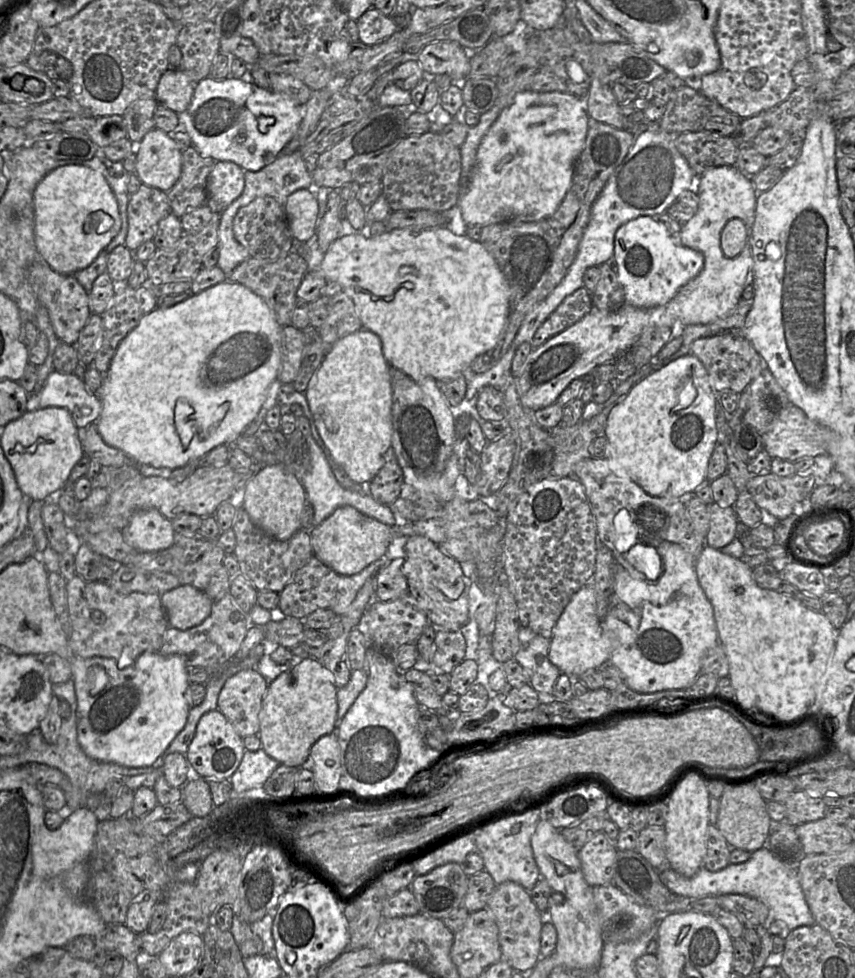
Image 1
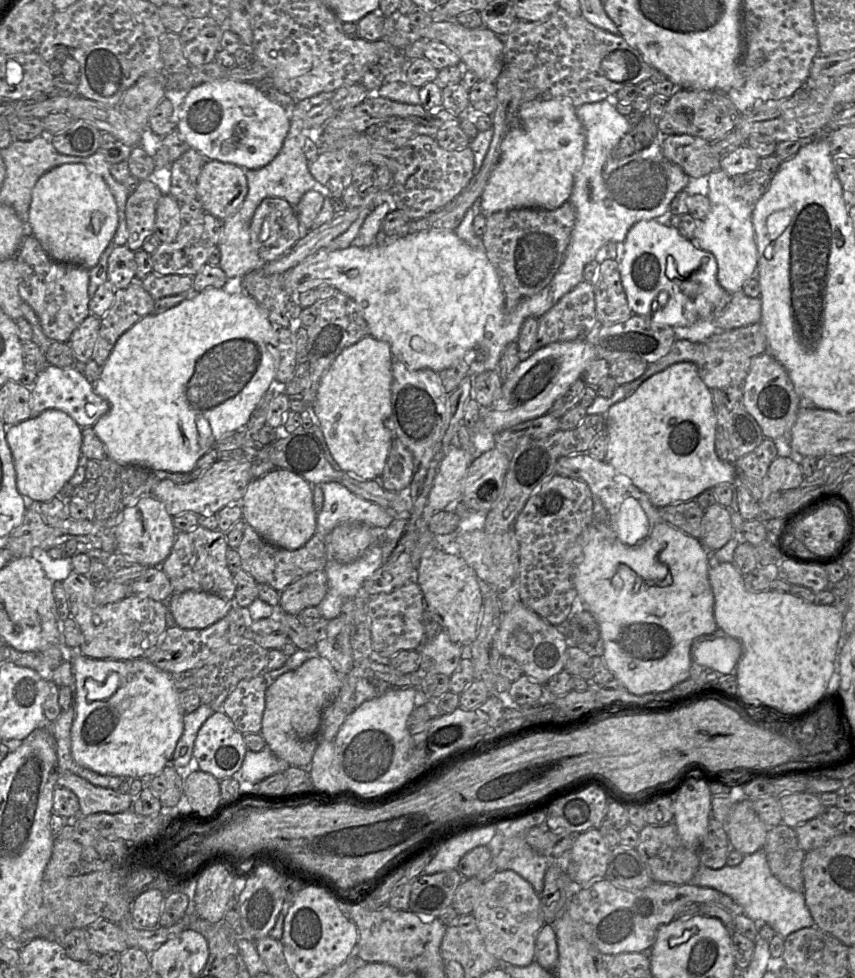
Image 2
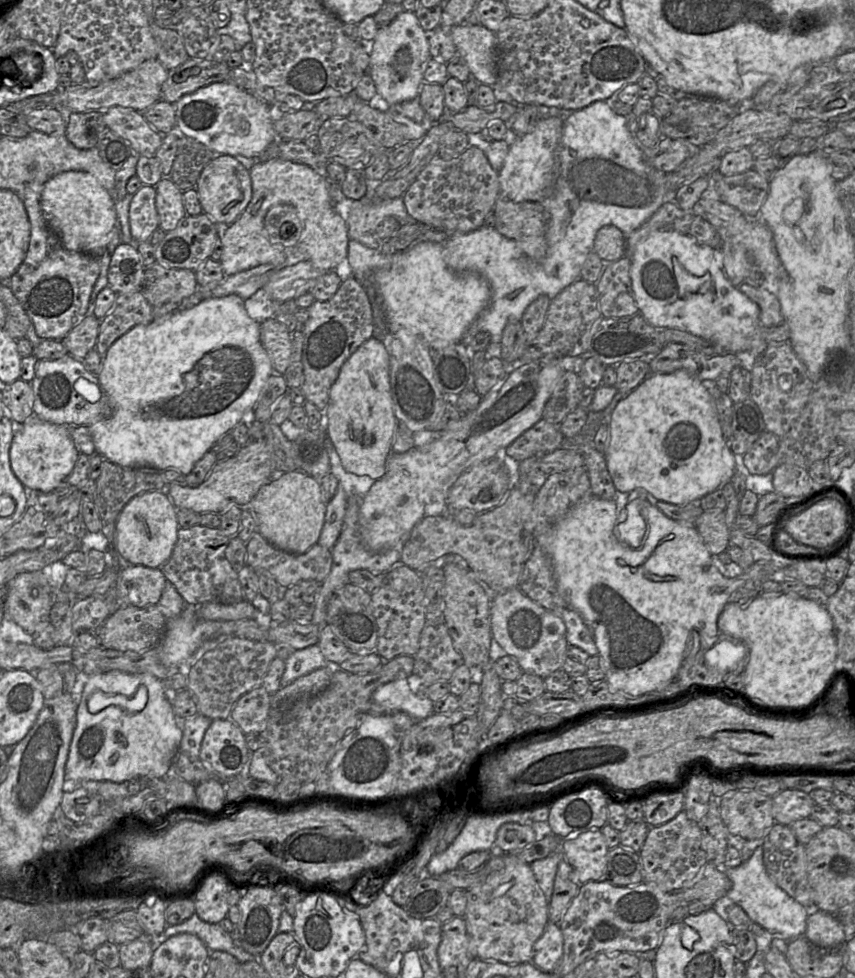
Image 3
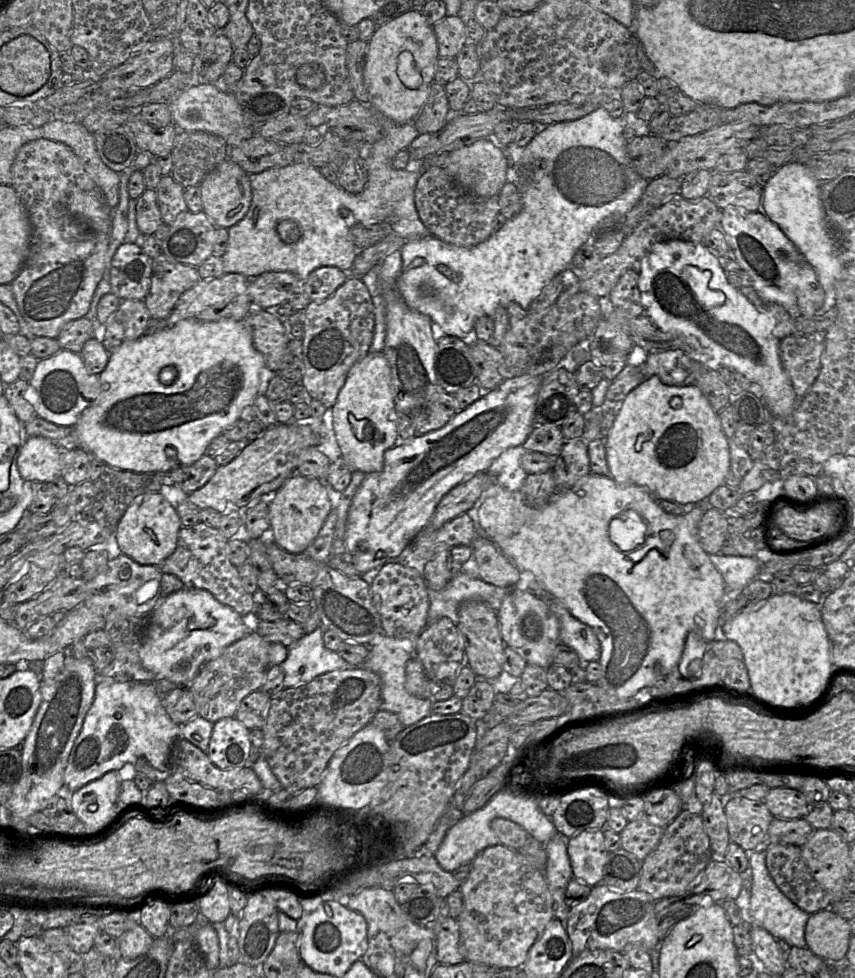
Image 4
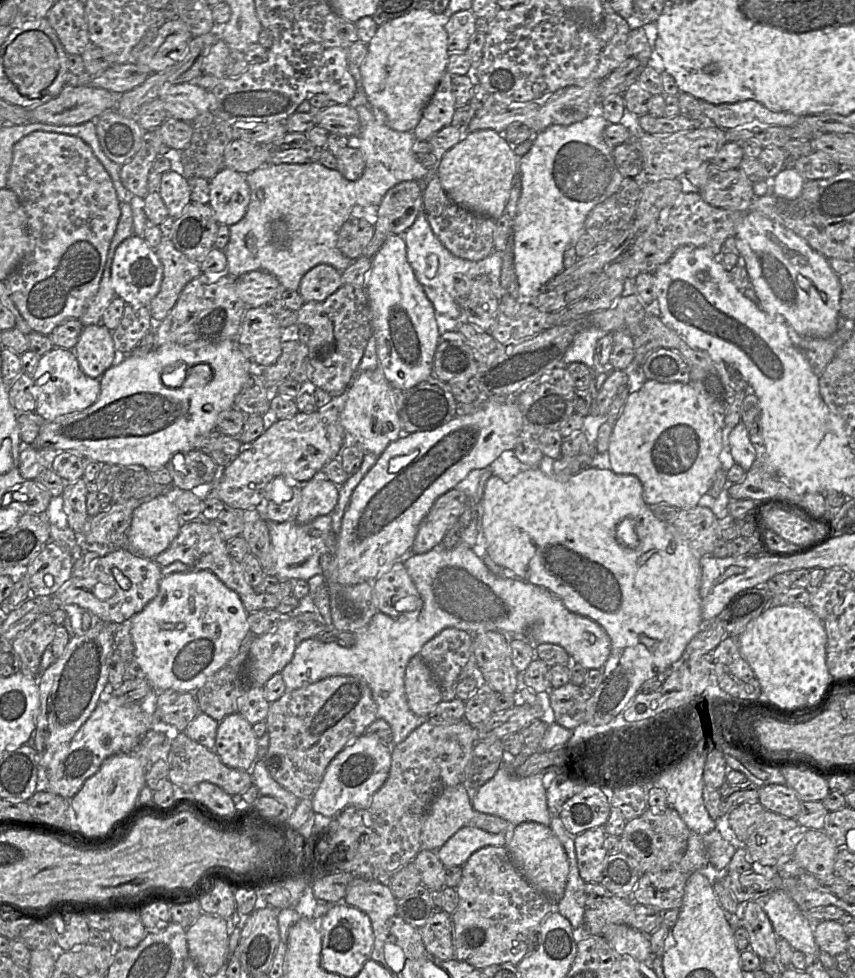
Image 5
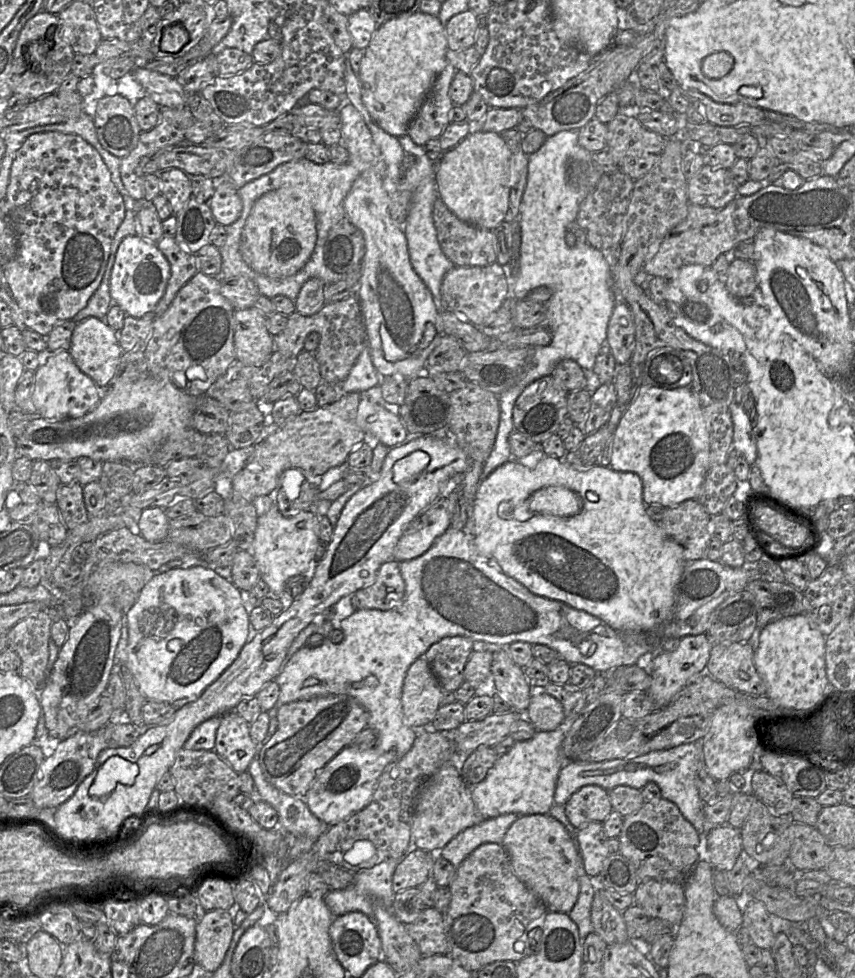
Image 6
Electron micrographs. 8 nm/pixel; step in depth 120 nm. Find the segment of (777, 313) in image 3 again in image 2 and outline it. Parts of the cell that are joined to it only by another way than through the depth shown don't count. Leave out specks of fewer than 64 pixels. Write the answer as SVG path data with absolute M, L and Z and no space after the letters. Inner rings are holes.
M742 289L731 295L729 303L712 323L720 329L729 330L759 323L761 314L760 297L749 297Z

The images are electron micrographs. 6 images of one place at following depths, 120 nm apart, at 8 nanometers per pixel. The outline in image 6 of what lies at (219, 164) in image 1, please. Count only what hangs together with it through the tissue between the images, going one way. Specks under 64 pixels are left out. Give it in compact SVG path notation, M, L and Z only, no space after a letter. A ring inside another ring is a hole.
M226 178L216 183L209 205L217 224L224 226L235 222L242 211L242 201L238 189Z

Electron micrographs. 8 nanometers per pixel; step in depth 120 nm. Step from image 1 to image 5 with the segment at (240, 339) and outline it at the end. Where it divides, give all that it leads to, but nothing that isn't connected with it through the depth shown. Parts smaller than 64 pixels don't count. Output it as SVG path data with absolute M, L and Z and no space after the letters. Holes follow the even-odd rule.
M232 339L204 345L198 349L168 343L155 347L143 356L120 355L118 361L99 378L100 392L97 400L81 411L45 421L31 445L38 451L51 449L75 452L87 460L102 464L141 466L146 470L159 469L166 466L173 453L194 450L196 439L215 429L219 414L234 407L235 397L250 374L250 364ZM179 363L186 364L187 368L201 363L208 364L212 375L204 384L195 384L193 387L185 387L187 377L180 387L164 386L161 381L162 373Z

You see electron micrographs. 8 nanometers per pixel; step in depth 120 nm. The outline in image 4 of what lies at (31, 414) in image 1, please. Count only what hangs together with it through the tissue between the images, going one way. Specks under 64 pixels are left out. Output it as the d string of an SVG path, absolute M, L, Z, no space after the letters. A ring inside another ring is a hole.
M42 436L28 437L21 445L16 464L26 481L49 483L61 476L62 449Z

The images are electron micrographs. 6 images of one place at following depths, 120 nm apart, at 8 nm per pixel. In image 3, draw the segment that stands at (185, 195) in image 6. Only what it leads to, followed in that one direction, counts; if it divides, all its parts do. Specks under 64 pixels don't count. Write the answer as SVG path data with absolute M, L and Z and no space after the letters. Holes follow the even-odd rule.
M163 177L155 188L159 228L168 232L175 229L187 215L183 206L183 192L169 177Z

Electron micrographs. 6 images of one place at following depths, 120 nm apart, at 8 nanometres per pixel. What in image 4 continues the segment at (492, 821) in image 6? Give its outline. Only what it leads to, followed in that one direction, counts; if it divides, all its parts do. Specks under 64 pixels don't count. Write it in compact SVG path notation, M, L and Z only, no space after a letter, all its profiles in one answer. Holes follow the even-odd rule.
M488 805L485 808L480 808L470 814L463 814L457 819L447 831L438 850L434 854L437 862L447 872L452 872L463 863L472 863L474 858L485 848L498 845L500 841L494 831L490 827L490 823L494 818L501 817L501 814L495 815L495 811L488 813Z

